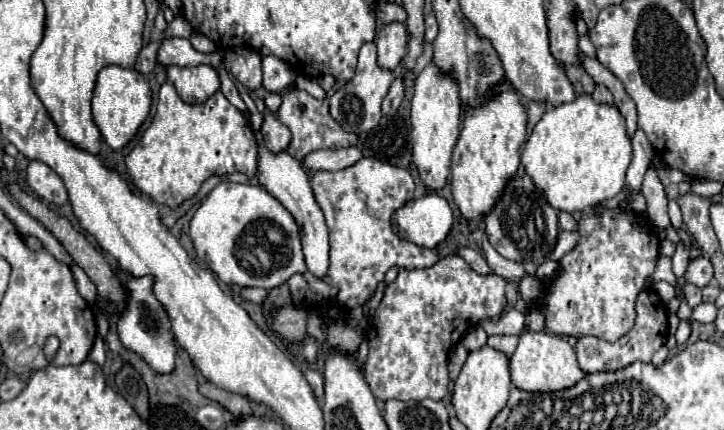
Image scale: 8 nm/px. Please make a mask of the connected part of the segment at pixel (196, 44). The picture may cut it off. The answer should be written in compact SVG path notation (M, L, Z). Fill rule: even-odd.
M192 33L192 35L190 35L190 43L192 43L192 47L194 47L196 51L200 51L200 53L214 53L214 51L216 51L216 45L214 45L208 37L198 35L198 33Z

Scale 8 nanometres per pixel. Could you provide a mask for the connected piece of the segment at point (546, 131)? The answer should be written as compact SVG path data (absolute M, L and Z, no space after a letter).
M590 95L548 107L536 123L522 153L522 165L556 211L582 211L620 193L632 163L626 119L616 105L596 103Z

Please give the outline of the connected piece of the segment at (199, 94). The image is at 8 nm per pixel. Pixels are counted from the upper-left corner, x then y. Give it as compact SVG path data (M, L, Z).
M196 65L196 67L166 67L168 79L174 83L180 99L184 103L196 105L206 103L218 89L220 77L212 65Z

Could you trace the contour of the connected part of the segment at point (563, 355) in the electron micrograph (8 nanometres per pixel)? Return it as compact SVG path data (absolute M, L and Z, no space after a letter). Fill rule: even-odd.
M522 331L518 347L516 347L514 355L510 357L510 375L512 375L514 387L524 389L524 391L544 393L544 391L560 391L560 389L572 387L586 373L580 369L576 351L566 337L550 335L546 331L540 331L540 333Z

